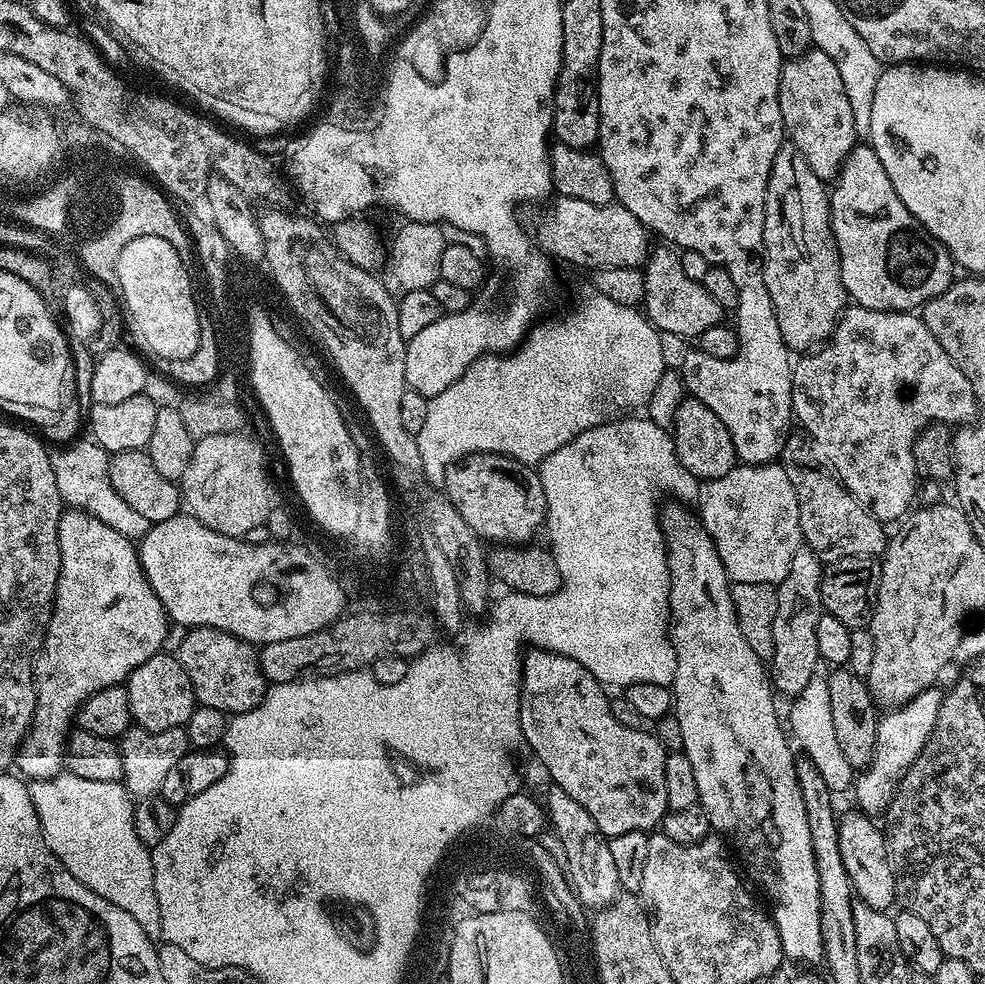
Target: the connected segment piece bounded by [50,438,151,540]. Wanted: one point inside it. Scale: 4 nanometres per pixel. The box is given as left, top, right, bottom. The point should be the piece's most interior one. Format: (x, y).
(81, 470)

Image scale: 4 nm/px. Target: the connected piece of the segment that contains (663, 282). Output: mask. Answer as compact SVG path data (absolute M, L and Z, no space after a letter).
M672 246L653 247L648 259L642 265L644 273L644 302L642 311L648 320L656 327L657 332L672 336L692 336L698 338L702 330L721 323L725 319L726 309L718 306L710 296L703 283L686 278L682 274L680 252Z

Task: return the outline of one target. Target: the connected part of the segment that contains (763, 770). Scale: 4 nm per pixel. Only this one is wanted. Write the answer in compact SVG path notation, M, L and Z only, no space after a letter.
M668 504L665 508L663 505L660 512L660 528L664 532L664 549L666 550L668 569L670 570L668 614L670 617L670 635L672 637L672 645L674 646L674 654L676 655L676 673L670 687L674 701L674 715L678 720L679 728L682 729L683 751L686 754L686 758L690 758L690 766L694 766L694 779L698 782L699 806L706 814L709 825L721 837L727 838L730 844L730 839L732 839L733 845L731 844L731 847L734 849L734 852L734 847L736 847L737 854L744 859L744 864L748 867L749 877L747 876L747 879L753 885L756 883L773 900L772 908L770 907L770 915L776 924L778 938L782 938L782 950L784 951L785 961L791 962L793 960L796 964L817 963L819 965L824 959L824 947L822 946L818 870L814 862L814 846L810 842L810 822L806 822L806 802L802 802L802 790L798 786L798 774L796 773L797 757L795 755L792 756L793 745L786 735L782 716L776 713L777 697L774 695L772 682L769 673L766 671L765 661L760 660L758 654L754 654L754 650L750 650L746 638L742 635L742 630L738 630L738 618L734 614L734 602L732 601L732 584L728 579L726 570L722 566L722 558L718 558L718 550L714 550L714 542L710 538L710 534L706 534L704 525L700 523L693 513L691 516L686 509L679 508L676 504Z

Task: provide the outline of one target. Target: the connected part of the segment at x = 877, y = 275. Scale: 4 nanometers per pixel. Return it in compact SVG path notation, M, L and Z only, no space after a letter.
M857 143L844 159L840 175L830 188L828 213L832 215L832 233L840 259L842 286L847 299L859 307L879 312L912 312L953 284L954 261L951 254L946 246L942 246L942 242L938 242L921 228L920 223L906 210L906 206L902 206L902 200L894 190L894 182L890 182L886 166L878 162L878 154L872 149L871 143Z

